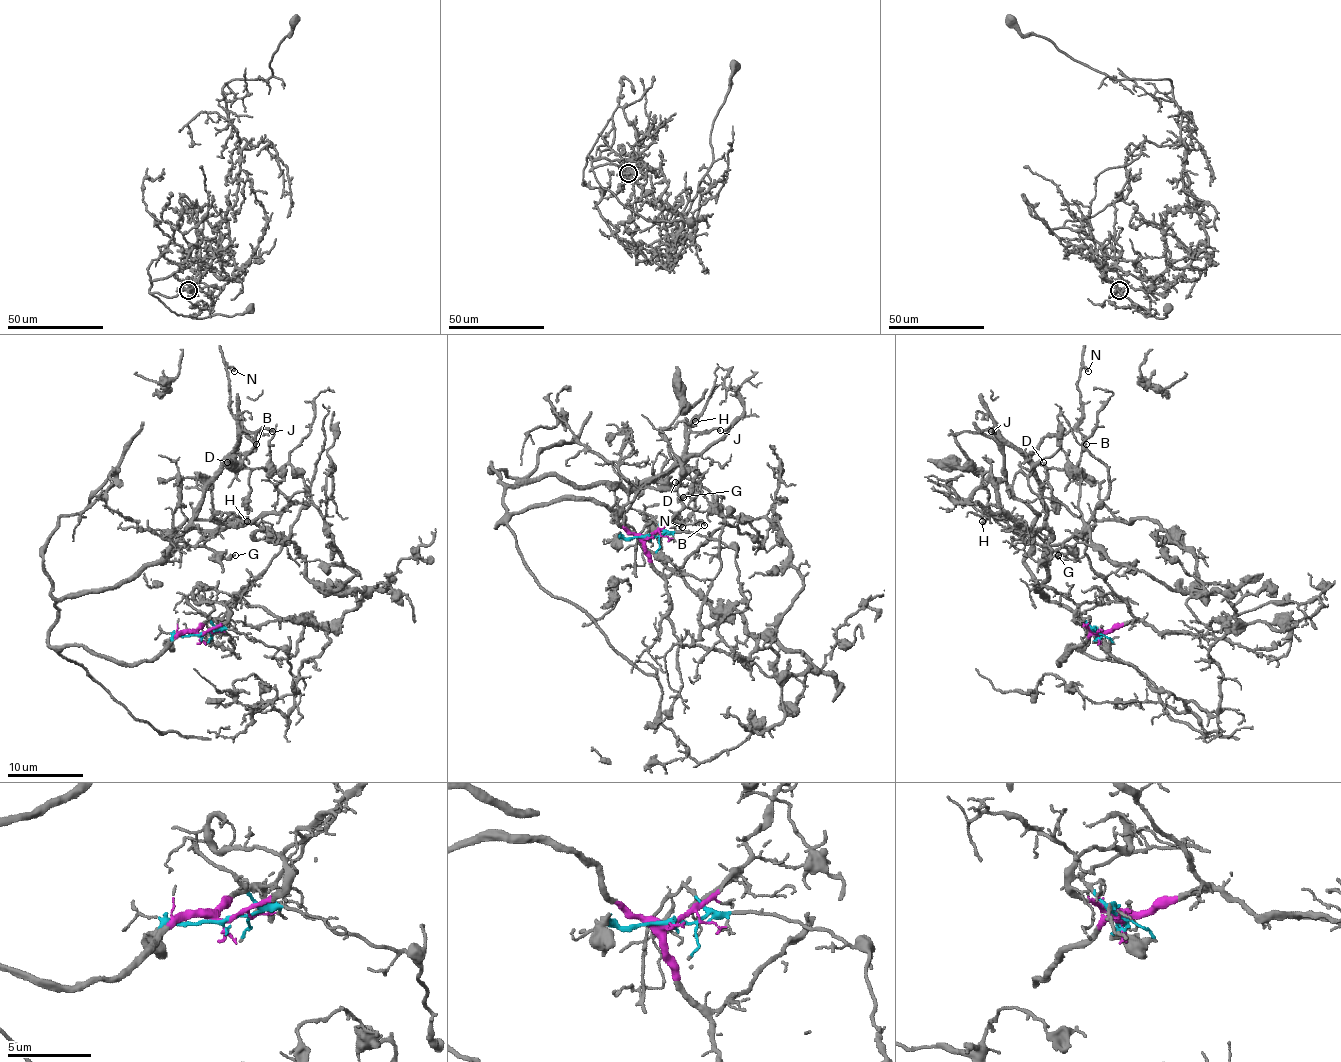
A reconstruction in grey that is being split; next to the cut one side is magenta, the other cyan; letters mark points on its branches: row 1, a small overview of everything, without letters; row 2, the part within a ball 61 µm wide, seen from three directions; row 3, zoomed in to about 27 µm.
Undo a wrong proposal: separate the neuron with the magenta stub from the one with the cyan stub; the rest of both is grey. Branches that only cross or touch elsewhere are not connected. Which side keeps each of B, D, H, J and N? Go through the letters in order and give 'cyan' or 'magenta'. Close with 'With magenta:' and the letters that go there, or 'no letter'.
B: magenta
D: cyan
H: magenta
J: magenta
N: magenta
With magenta: B, H, J, N

